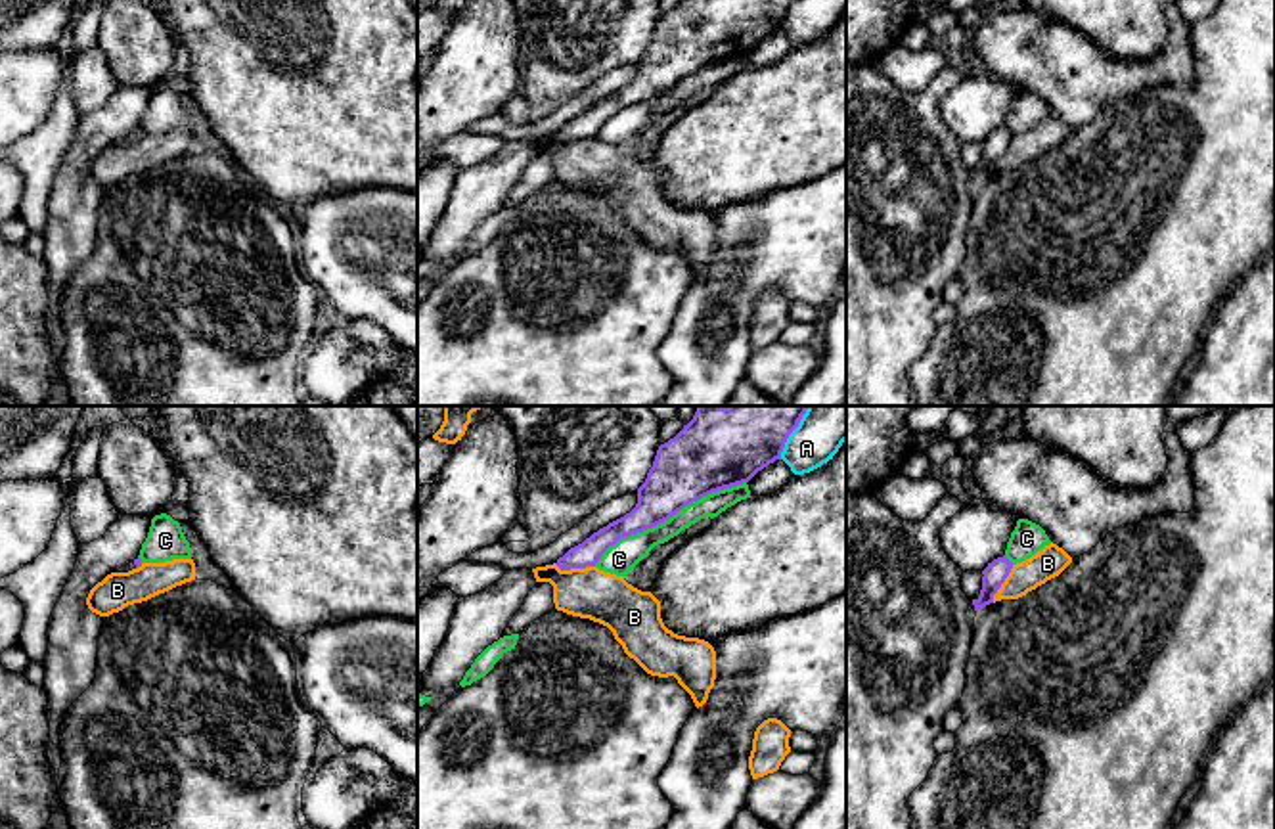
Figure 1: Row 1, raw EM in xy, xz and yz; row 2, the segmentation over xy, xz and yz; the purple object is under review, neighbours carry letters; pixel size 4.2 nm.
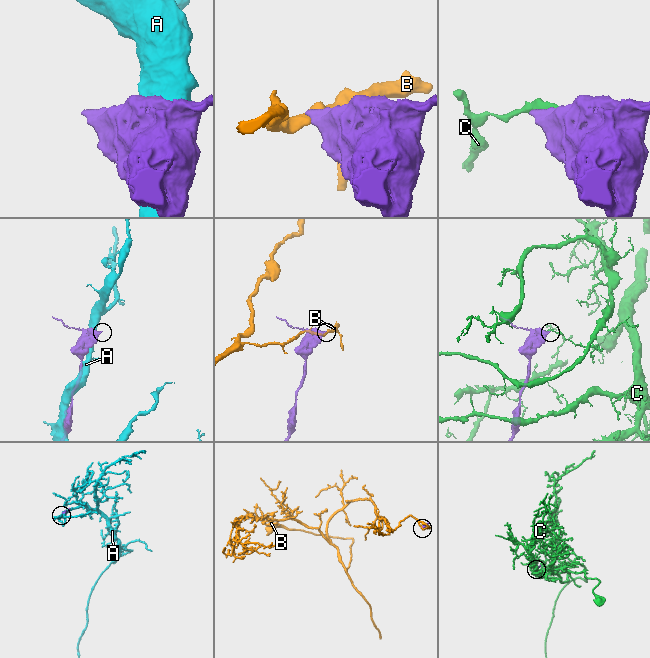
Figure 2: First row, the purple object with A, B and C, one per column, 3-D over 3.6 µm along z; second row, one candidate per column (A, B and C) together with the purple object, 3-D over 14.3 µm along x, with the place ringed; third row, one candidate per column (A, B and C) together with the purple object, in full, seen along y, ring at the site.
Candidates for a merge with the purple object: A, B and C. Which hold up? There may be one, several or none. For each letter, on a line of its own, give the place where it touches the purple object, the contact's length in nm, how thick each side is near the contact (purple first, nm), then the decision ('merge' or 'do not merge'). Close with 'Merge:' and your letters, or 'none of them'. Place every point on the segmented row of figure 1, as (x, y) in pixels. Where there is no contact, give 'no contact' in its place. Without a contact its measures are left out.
A: xz (791, 431) | 260 nm | 300/280 nm | do not merge
B: xz (575, 567) | 180 nm | 110/220 nm | do not merge
C: xz (669, 517) | 750 nm | 280/120 nm | do not merge
Merge: none of them

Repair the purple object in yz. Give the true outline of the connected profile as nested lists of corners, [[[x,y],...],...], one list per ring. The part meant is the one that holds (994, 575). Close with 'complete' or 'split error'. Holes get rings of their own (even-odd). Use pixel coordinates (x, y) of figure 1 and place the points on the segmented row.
[[[1003,555],[988,563],[988,567],[982,571],[982,590],[976,599],[973,599],[974,611],[978,613],[986,605],[994,603],[994,595],[1005,582],[1013,569],[1013,563]]]; complete

